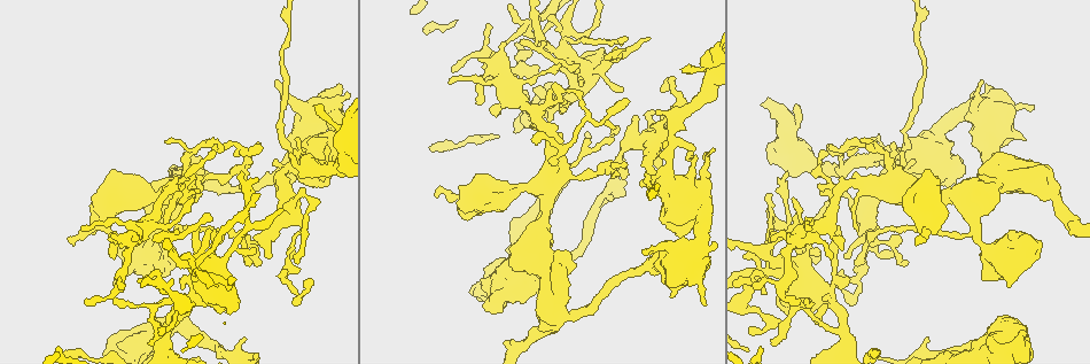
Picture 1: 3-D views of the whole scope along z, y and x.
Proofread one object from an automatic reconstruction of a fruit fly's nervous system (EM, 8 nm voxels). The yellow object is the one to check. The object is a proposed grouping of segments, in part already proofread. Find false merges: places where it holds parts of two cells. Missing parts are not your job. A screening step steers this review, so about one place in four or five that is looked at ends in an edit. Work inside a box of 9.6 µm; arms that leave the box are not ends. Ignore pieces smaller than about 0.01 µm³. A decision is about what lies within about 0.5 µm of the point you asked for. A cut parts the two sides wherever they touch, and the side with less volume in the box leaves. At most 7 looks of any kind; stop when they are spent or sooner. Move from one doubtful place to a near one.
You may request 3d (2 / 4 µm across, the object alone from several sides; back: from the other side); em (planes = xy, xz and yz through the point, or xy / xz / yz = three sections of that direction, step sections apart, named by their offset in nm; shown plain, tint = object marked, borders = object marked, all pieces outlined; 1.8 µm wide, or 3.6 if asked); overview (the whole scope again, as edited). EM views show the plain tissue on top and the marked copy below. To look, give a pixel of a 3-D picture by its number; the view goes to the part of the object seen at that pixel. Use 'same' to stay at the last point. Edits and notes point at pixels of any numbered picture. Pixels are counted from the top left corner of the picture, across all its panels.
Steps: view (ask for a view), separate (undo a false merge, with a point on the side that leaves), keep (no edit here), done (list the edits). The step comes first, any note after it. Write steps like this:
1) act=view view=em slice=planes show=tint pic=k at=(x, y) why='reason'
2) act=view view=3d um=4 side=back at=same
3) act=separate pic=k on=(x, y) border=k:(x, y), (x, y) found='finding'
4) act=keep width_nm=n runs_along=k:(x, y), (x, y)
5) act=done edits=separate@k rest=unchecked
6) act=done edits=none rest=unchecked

act=view view=em slice=xz step=4 show=tint pic=1 at=(234, 169) why='abrupt turn'

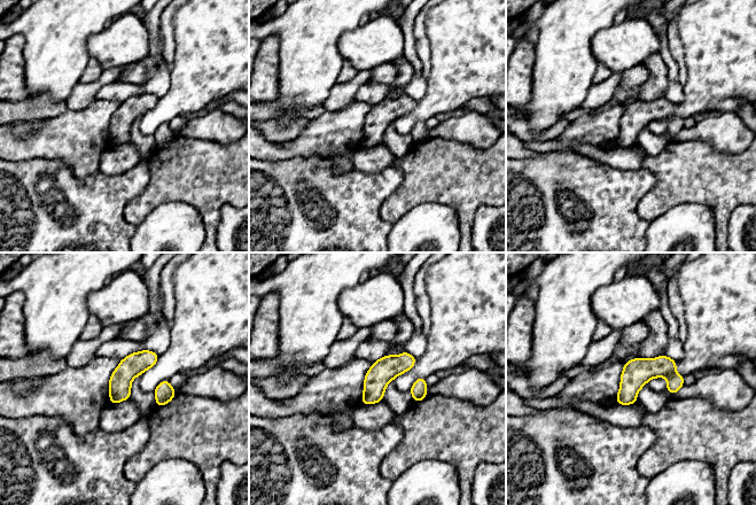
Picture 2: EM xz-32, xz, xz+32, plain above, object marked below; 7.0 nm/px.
act=view view=em slice=planes show=borders at=same

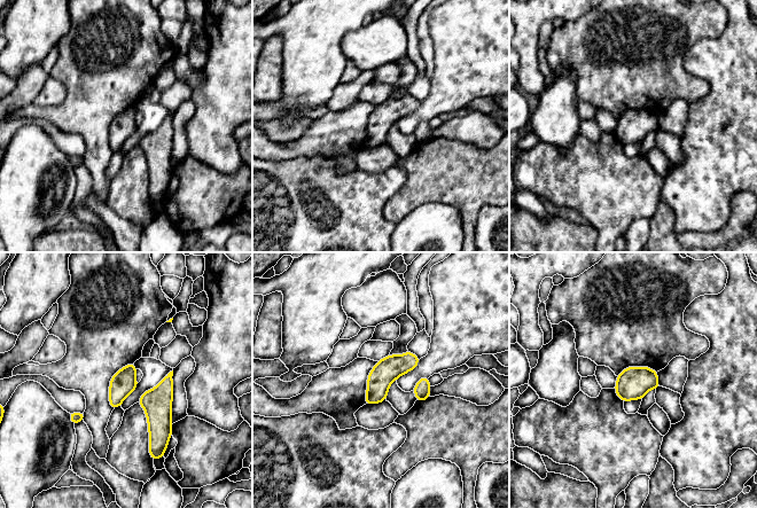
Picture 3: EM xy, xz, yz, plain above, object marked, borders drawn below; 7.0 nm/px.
act=keep found='all the same cell'

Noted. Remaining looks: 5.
act=view view=em um=3.6 slice=planes show=tint pic=1 at=(689, 184) why='thick turns thin'

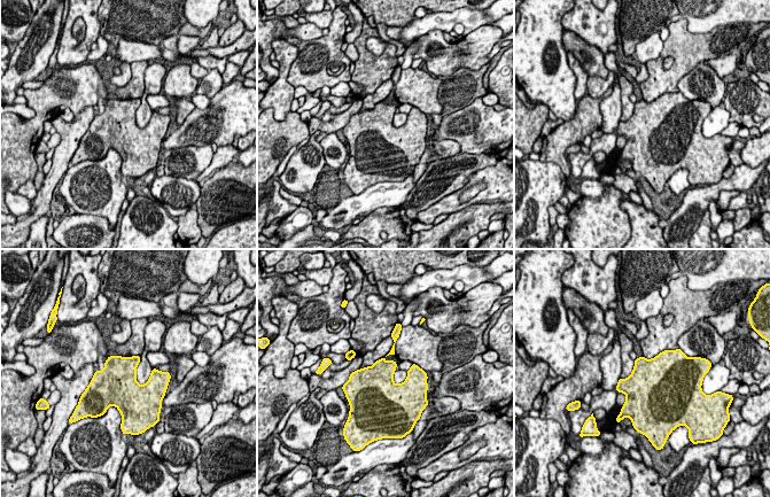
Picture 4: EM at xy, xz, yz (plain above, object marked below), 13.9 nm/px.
act=keep found='all the same cell'

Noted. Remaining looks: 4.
act=view view=em um=3.6 slice=xy step=4 show=tint pic=1 at=(752, 283) why='sharp bend'

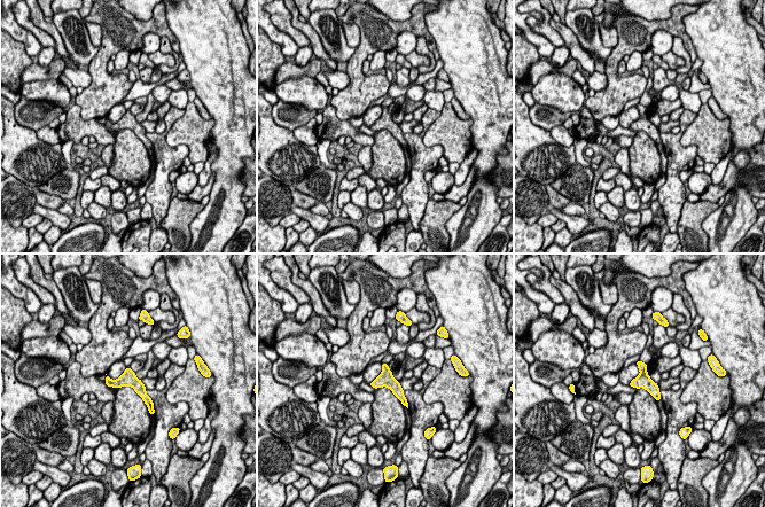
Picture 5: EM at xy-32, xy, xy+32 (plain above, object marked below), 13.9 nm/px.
act=view view=em um=3.6 slice=planes show=borders at=same why='cut it another way'

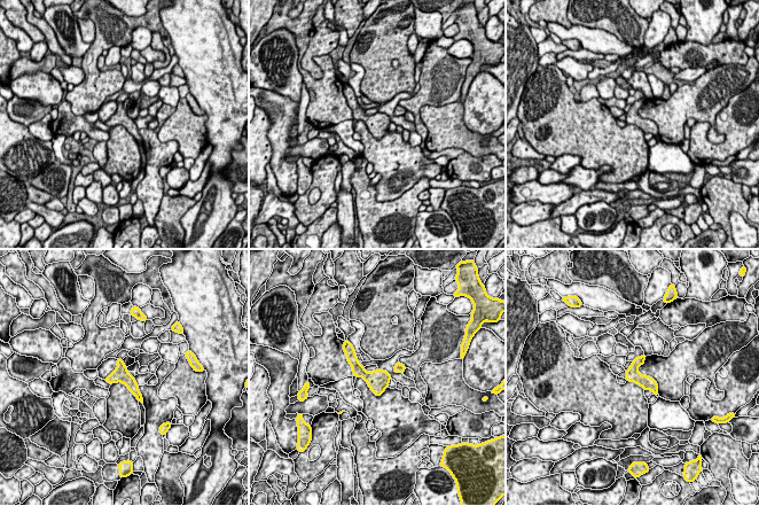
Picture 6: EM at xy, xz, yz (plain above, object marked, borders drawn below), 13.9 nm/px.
act=keep found='one cell here'

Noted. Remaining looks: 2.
act=done edits=none rest=unchecked

